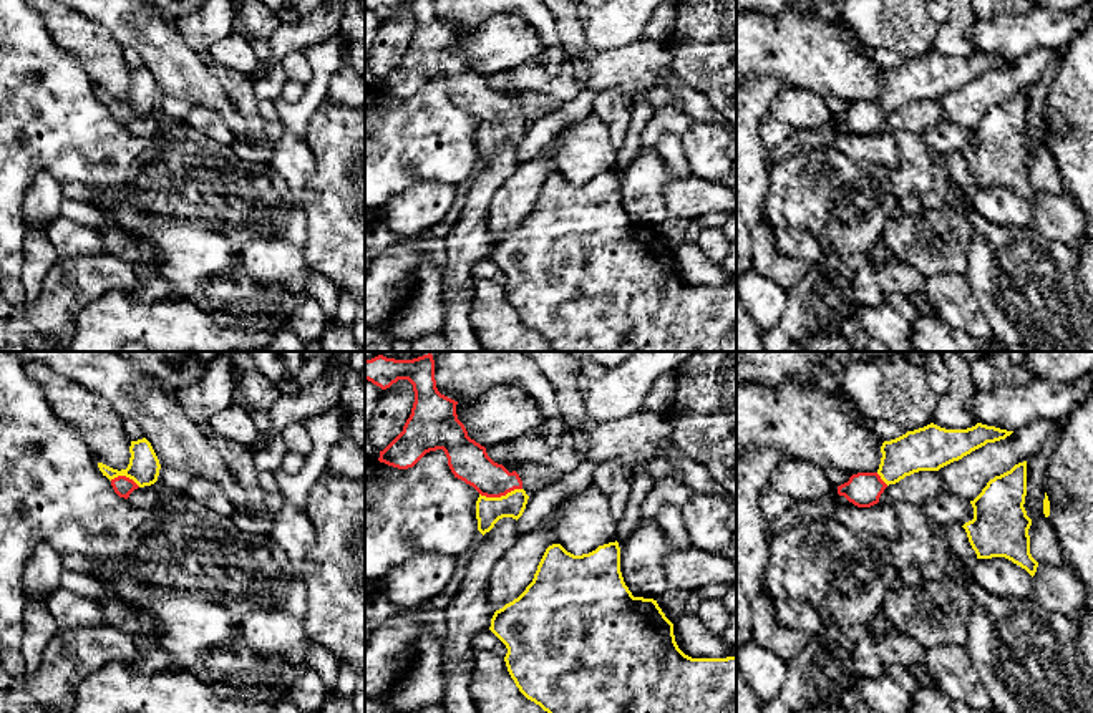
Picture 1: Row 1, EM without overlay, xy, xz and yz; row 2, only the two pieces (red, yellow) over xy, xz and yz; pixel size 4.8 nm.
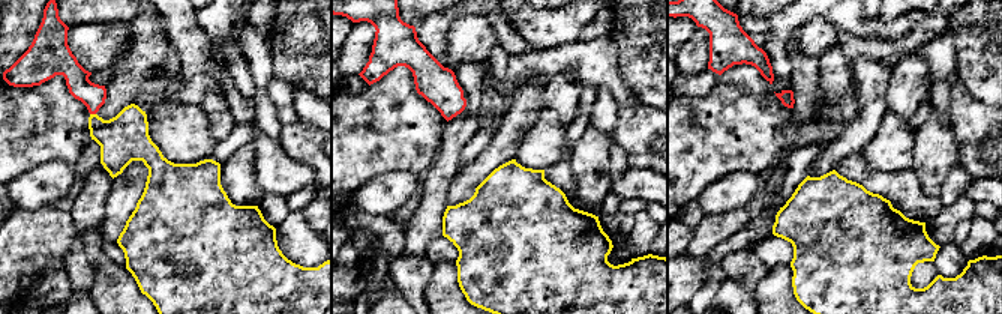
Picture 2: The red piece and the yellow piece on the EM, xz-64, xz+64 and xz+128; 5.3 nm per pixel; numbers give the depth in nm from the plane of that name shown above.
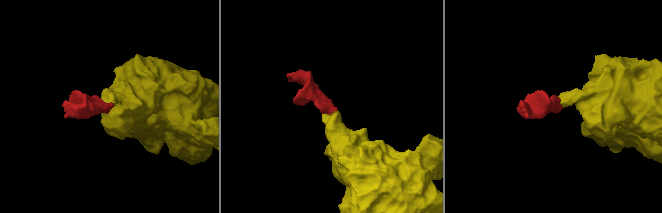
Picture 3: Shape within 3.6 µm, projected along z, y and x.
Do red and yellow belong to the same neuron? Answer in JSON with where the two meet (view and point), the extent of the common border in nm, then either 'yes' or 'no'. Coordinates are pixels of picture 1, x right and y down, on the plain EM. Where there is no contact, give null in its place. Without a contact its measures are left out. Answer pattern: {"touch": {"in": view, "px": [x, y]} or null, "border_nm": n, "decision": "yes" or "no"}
{"touch": {"in": "xz", "px": [500, 125]}, "border_nm": 220, "decision": "yes"}

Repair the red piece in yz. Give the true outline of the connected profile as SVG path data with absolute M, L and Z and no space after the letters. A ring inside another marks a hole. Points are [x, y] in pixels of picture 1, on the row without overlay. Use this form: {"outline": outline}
{"outline": "M930 51L884 70L879 98L853 103L848 111L838 114L838 123L857 136L871 136L879 131L889 113L919 99L939 99L987 71L1005 68L1012 61L982 51L967 58L945 58Z"}

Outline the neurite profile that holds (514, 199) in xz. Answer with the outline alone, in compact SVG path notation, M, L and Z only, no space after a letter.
M556 138L541 156L519 164L493 196L488 222L493 244L526 219L534 207L546 177L557 172L557 164L554 161L557 144Z

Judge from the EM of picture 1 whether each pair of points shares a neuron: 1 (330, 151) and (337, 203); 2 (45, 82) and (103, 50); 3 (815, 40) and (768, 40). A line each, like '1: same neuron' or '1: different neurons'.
1: same neuron
2: different neurons
3: same neuron

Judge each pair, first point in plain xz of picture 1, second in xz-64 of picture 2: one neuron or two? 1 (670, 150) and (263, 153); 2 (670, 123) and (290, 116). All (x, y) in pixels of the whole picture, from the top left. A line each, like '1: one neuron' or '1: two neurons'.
1: two neurons
2: one neuron

